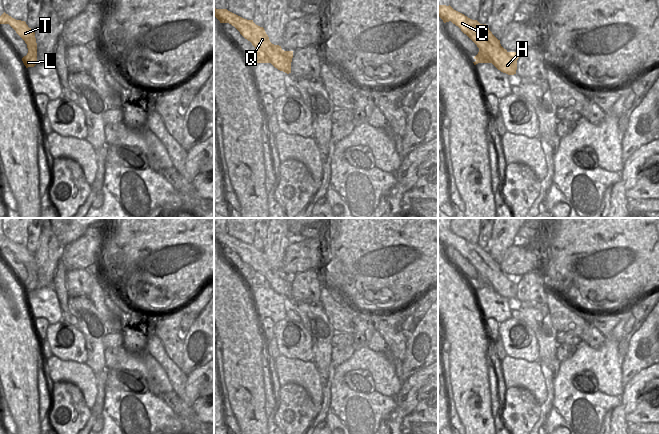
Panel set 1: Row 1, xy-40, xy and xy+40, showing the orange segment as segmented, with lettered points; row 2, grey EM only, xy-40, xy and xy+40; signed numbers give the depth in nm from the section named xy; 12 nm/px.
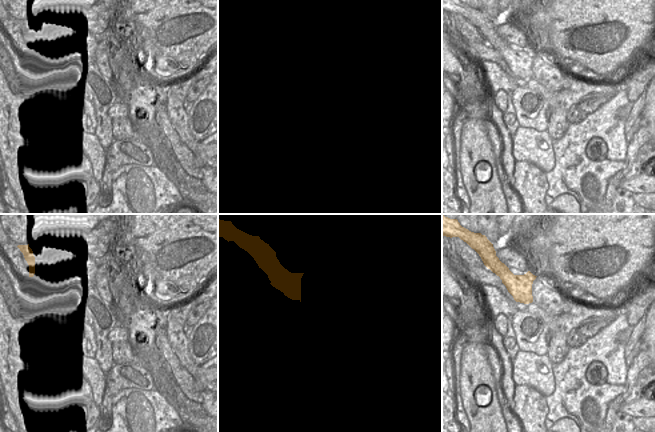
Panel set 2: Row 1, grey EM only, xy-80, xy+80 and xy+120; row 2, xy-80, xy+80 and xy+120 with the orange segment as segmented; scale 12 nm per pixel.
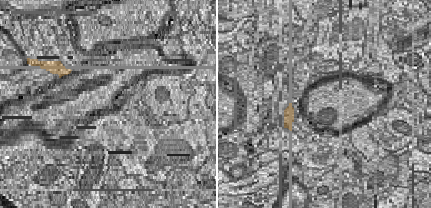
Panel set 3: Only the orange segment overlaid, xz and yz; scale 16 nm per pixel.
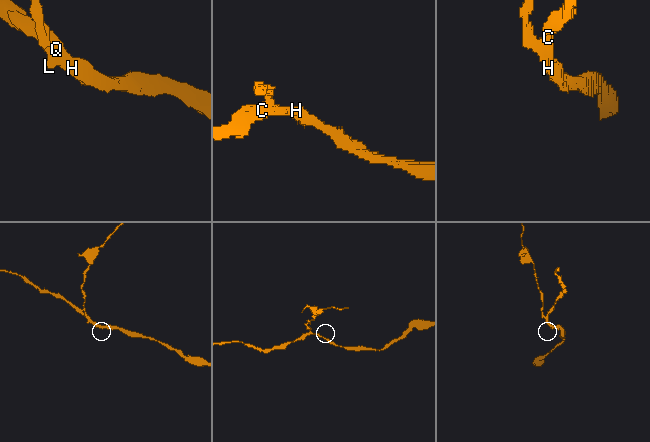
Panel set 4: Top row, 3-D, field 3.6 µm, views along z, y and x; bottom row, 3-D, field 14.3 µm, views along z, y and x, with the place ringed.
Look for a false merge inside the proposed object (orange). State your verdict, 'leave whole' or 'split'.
split

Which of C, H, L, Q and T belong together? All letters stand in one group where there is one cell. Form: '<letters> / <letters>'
C H Q T / L

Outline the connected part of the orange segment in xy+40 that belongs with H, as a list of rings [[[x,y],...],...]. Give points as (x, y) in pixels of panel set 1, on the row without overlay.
[[[438,228],[438,240],[444,247],[451,245],[458,250],[477,269],[481,277],[491,282],[492,288],[498,294],[508,299],[516,298],[517,284],[521,276],[508,276],[504,273],[486,248],[468,242],[450,229]]]

